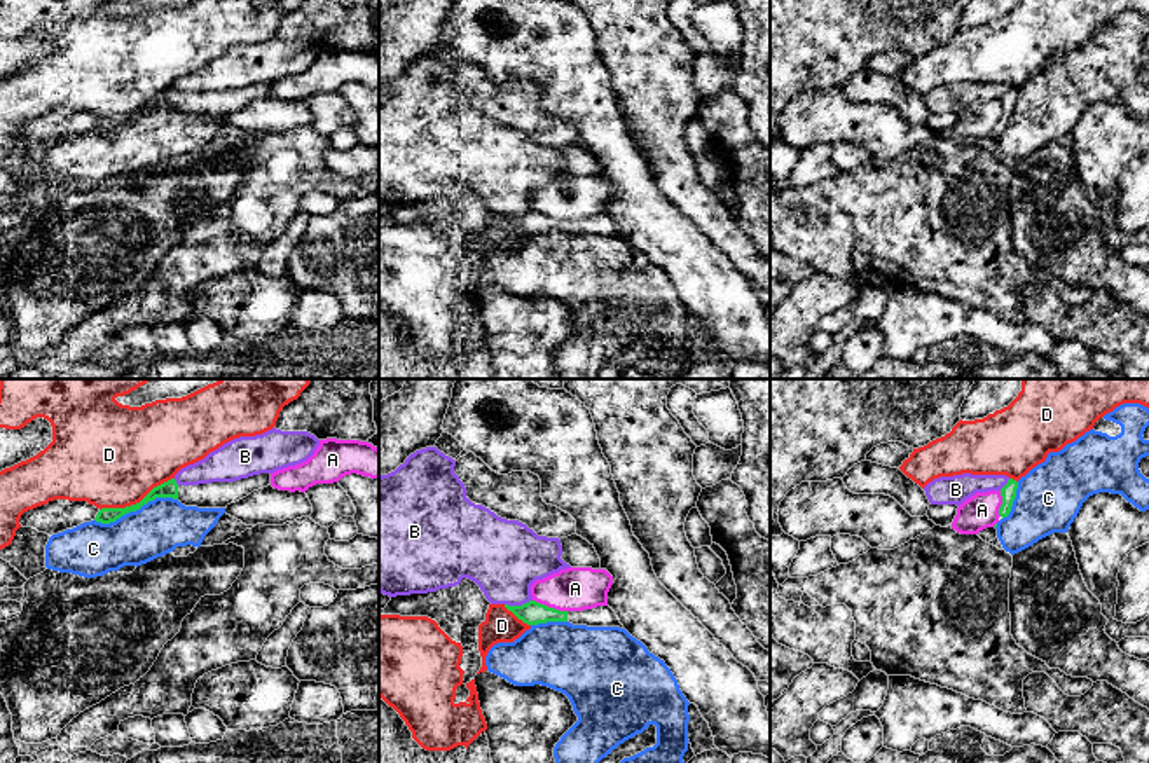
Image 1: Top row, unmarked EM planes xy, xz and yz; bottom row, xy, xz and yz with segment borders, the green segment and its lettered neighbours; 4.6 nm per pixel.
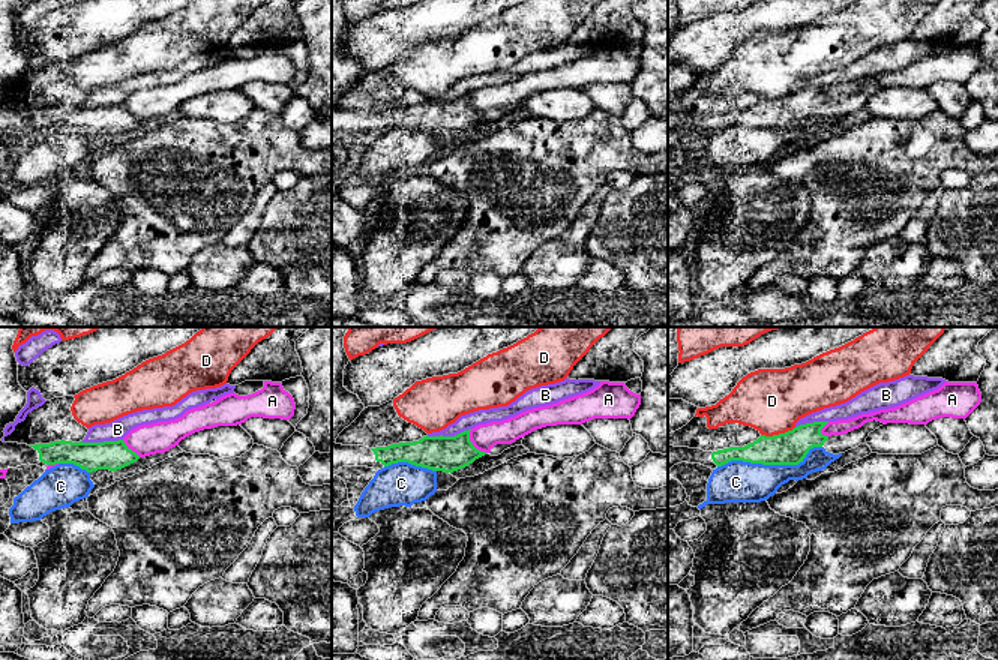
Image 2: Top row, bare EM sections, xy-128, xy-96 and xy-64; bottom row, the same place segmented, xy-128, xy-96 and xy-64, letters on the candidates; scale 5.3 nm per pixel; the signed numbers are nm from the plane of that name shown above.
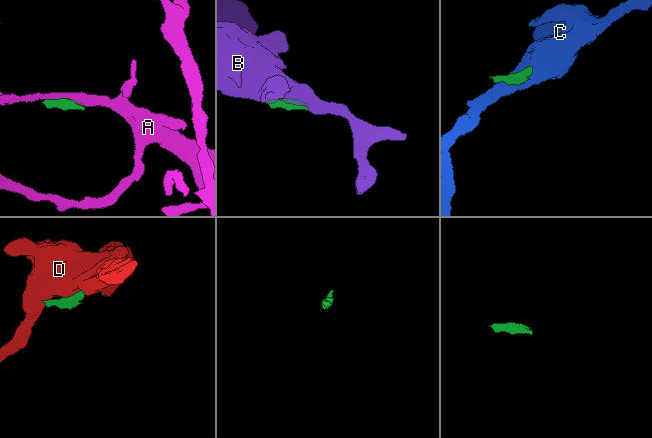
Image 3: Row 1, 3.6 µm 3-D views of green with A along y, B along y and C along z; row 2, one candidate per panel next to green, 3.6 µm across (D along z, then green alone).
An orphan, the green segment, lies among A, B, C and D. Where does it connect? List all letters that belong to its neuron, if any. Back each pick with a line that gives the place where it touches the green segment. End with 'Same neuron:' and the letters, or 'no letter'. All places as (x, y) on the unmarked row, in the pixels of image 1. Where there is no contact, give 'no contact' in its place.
Same neuron: no letter

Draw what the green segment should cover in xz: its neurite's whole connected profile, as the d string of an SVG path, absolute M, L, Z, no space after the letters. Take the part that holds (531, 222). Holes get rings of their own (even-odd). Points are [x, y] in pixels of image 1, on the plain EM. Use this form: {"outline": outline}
{"outline": "M529 210L522 215L505 213L505 217L527 234L547 230L569 230L573 234L623 237L616 222L609 215L597 215L583 220L559 220L536 210Z"}

